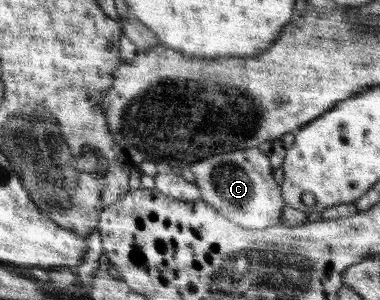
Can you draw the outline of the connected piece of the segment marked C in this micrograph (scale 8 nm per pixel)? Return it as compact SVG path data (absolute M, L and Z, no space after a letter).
M288 132L257 148L216 154L191 163L187 167L195 174L195 184L200 190L201 200L219 211L225 220L241 228L261 230L283 224L282 210L286 202L280 184L273 179L273 172L282 166L293 141L294 132Z

